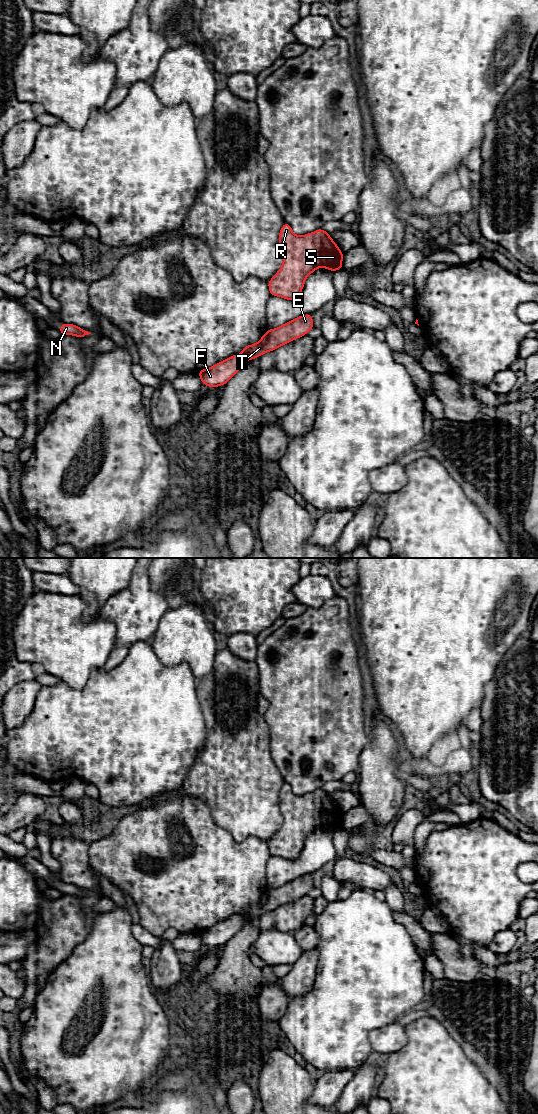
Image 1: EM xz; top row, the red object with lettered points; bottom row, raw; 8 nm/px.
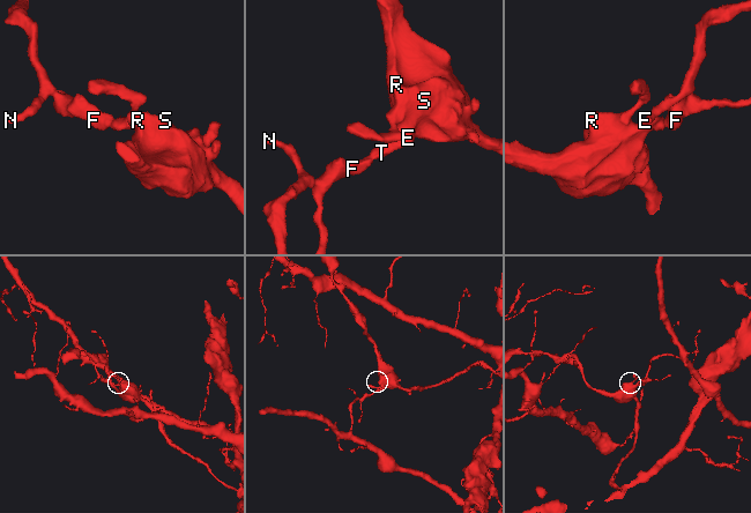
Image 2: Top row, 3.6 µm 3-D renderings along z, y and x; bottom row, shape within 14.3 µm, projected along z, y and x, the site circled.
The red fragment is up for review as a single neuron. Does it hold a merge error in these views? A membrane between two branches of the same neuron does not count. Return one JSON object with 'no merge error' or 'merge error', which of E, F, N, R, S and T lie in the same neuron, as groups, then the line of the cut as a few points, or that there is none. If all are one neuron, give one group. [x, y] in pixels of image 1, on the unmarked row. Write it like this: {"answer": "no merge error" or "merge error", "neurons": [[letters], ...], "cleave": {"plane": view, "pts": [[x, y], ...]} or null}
{"answer": "merge error", "neurons": [["E", "R", "S", "T"], ["F", "N"]], "cleave": {"plane": "xz", "pts": [[240, 914], [246, 920]]}}

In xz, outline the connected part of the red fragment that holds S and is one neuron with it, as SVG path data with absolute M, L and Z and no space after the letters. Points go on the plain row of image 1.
M284 783L279 793L279 807L283 823L267 842L271 856L296 860L307 836L317 828L325 827L333 832L343 829L343 813L322 788L298 796L288 783Z

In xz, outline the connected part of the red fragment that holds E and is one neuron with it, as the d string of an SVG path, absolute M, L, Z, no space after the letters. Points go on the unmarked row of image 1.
M311 874L299 876L276 889L268 889L256 904L245 906L241 915L252 920L306 895L313 887Z

